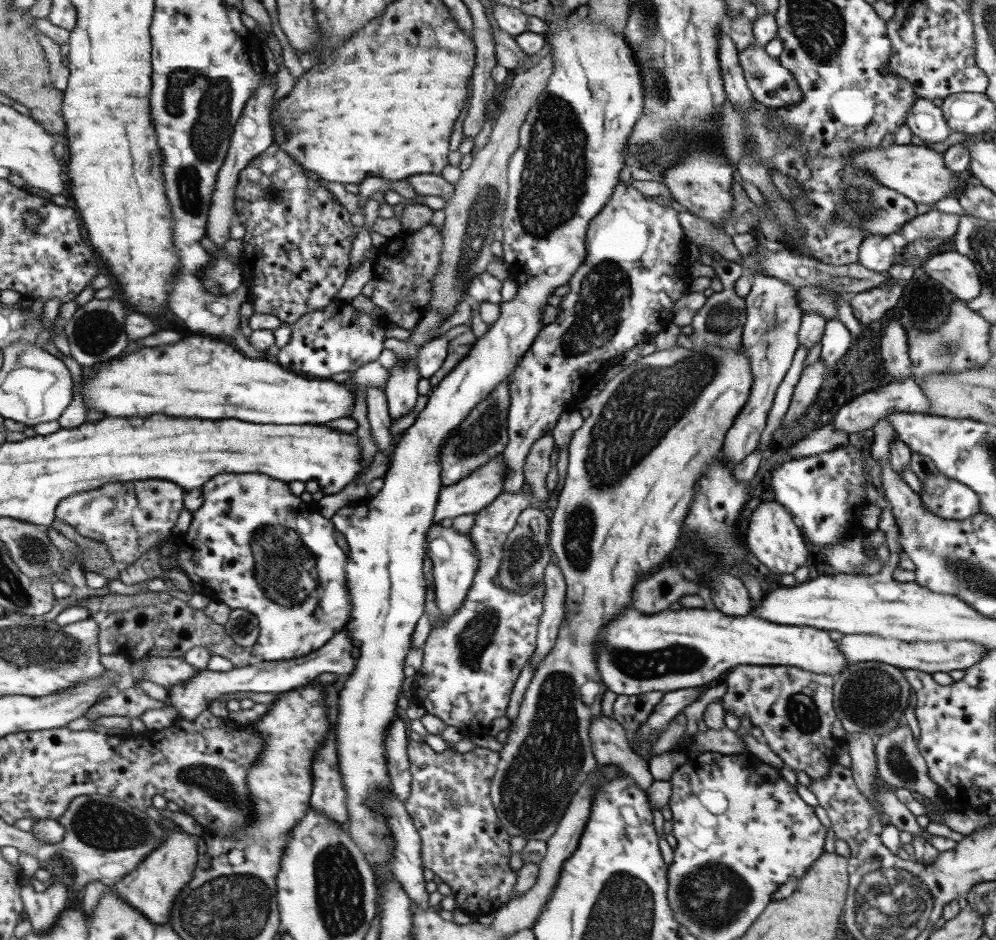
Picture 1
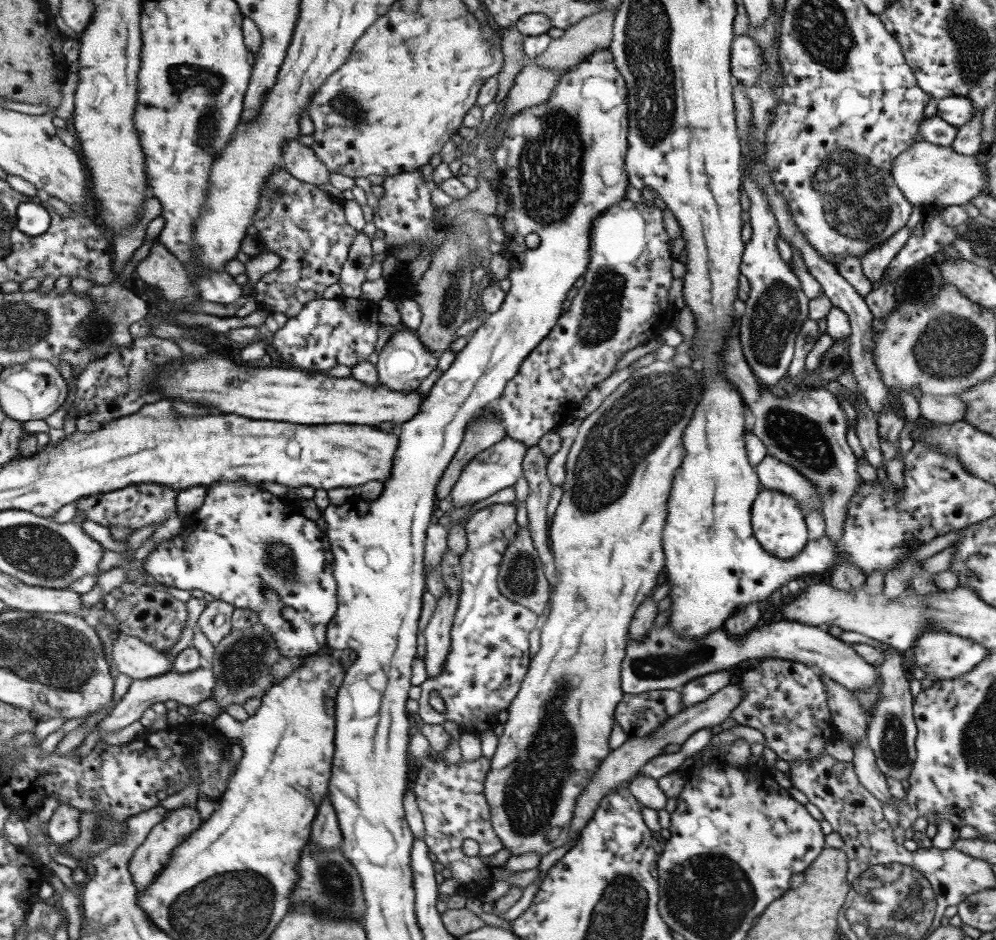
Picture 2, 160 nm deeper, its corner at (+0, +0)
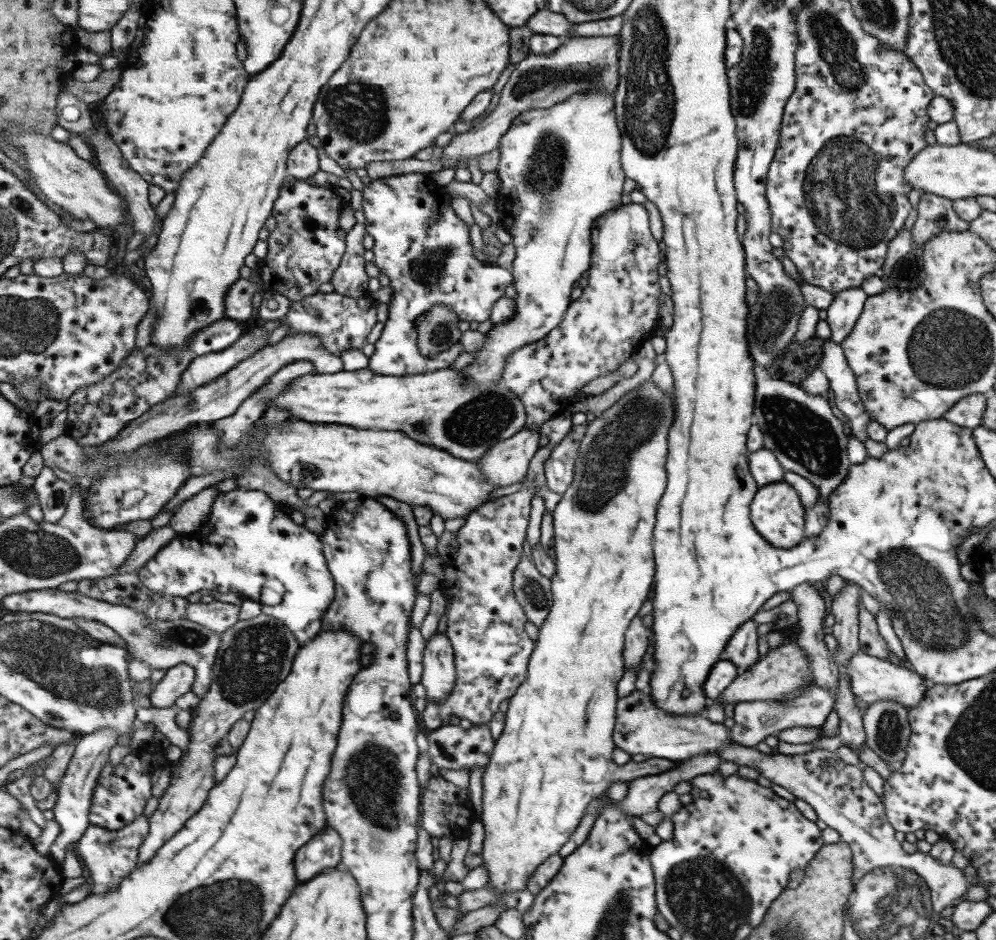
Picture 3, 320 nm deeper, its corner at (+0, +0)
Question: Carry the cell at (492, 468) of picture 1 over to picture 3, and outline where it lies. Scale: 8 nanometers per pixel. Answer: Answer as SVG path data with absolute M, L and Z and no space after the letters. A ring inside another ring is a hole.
M522 427L509 439L491 446L475 462L484 477L498 488L519 482L528 471L529 461L540 448L540 435L538 428Z

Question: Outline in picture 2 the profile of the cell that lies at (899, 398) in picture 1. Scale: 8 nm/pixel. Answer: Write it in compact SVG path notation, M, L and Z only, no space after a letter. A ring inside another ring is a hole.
M921 394L918 401L920 416L932 423L951 424L964 420L966 404L957 395L935 396Z

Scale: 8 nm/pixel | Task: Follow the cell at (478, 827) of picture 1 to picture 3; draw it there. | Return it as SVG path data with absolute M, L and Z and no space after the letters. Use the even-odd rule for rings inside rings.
M431 776L423 788L420 826L432 836L459 840L471 828L474 815L469 802L469 791L459 789L441 776Z

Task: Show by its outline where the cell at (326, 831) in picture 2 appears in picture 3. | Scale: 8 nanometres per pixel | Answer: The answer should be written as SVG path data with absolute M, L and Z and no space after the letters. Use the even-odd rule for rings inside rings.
M330 824L325 831L319 833L303 847L297 855L298 880L311 880L319 873L335 869L342 863L342 836Z

